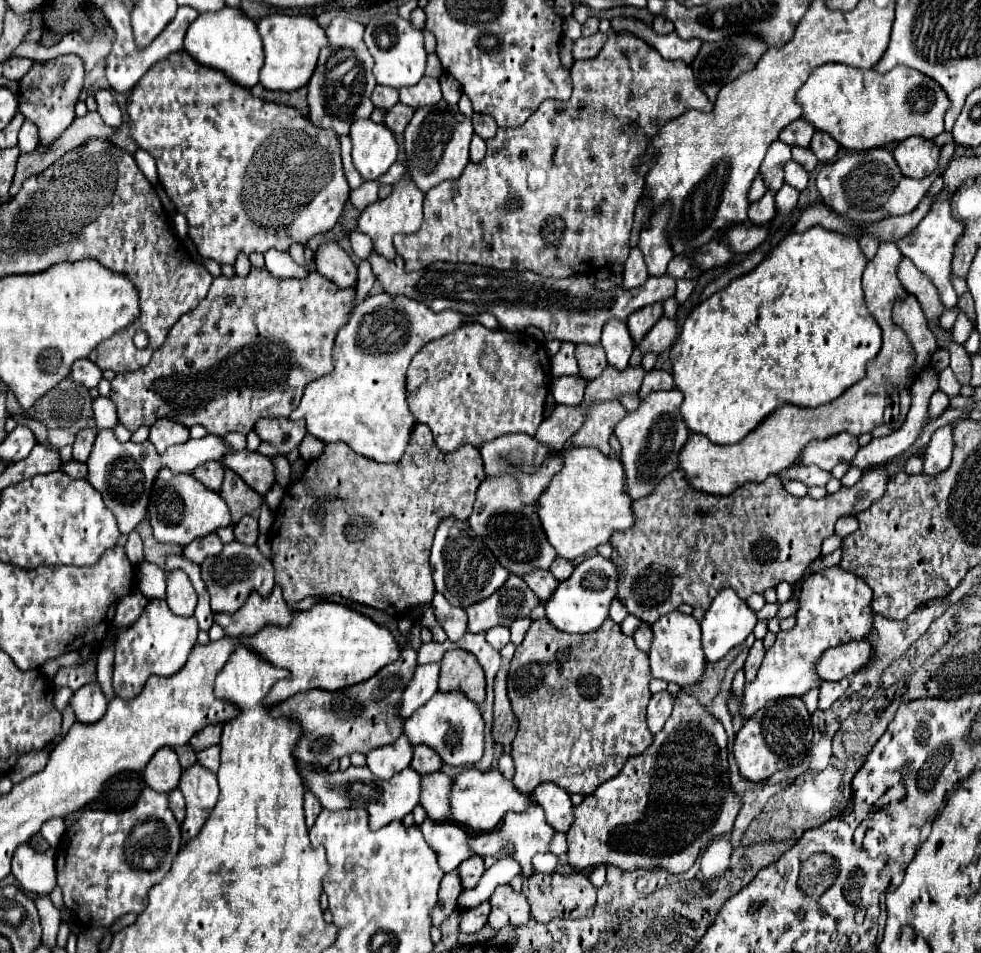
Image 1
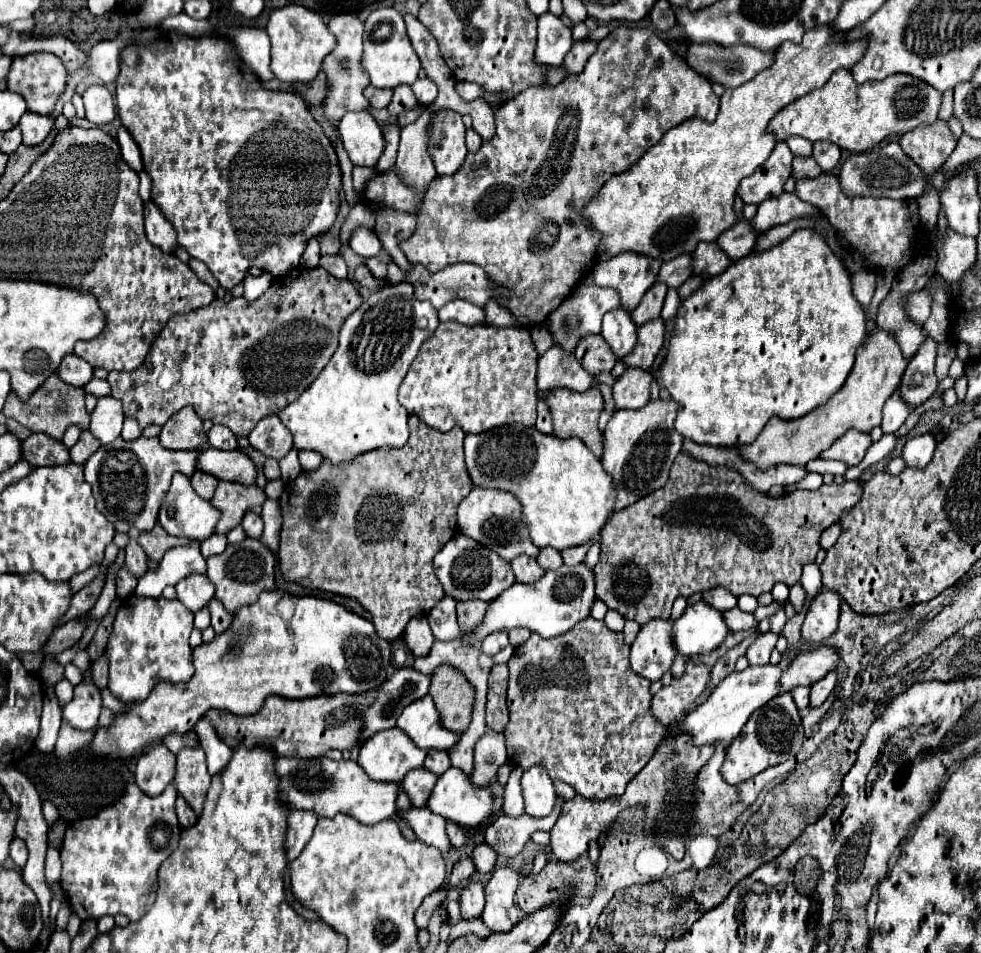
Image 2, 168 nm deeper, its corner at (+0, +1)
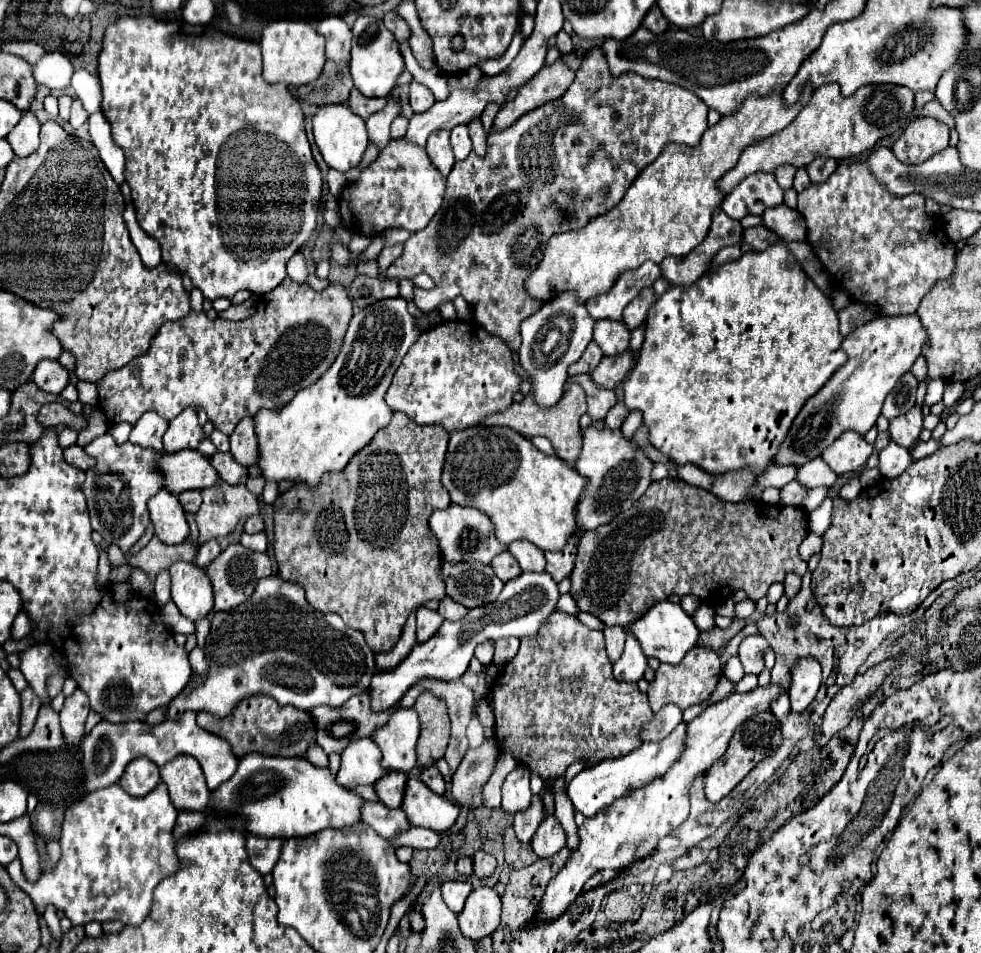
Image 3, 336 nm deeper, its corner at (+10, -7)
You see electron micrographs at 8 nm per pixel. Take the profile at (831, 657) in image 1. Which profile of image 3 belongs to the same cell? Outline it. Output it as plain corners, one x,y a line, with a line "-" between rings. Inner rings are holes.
774,684
764,688
758,686
746,694
734,694
722,702
708,706
700,716
688,722
684,750
680,752
680,758
674,762
674,766
670,766
670,770
664,776
646,782
644,786
640,786
640,790
632,790
628,798
620,798
616,806
608,806
608,810
600,810
600,814
584,820
584,824
578,828
580,844
576,850
572,850
568,862
556,874
556,878
550,880
548,890
538,908
538,920
548,922
552,918
558,918
582,892
584,882
596,872
602,870
626,872
630,866
650,856
656,850
658,842
688,818
690,812
688,790
694,778
698,774
704,774
724,754
728,740
732,738
740,722
744,722
754,714
766,712
770,708
768,704
776,700
782,692
784,688

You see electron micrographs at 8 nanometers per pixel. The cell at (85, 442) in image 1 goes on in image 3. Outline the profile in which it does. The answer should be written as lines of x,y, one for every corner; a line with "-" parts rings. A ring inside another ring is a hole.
70,446
64,450
64,460
80,470
90,470
94,466
94,458
88,458
88,454
84,452
84,448
80,446

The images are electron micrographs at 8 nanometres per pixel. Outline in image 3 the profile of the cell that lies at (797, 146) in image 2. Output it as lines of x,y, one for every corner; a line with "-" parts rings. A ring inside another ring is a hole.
780,166
780,168
774,172
774,178
776,178
776,182
778,182
778,186
780,186
782,190
790,190
790,188
792,188
794,174
796,174
796,168
792,168
792,166

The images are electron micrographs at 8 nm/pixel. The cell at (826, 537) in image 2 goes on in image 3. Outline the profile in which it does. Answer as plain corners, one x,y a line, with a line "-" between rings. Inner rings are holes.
808,534
808,538
804,538
804,542
800,544
800,558
804,558
804,562
808,562
812,554
820,552
820,548
822,548
822,536

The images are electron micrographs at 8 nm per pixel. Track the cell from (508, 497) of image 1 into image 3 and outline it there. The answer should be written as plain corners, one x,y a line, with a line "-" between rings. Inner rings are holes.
450,504
446,510
436,510
430,516
430,530
438,540
444,562
476,560
482,564
490,564
490,560
496,554
506,550
506,546
502,542
498,542
498,538
494,536
494,526
492,526
490,518
476,508
464,508
458,504

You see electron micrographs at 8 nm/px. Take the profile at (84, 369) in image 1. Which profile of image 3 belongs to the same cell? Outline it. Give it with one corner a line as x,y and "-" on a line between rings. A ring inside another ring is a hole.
42,360
32,374
32,382
44,392
60,394
68,384
68,372
60,366
58,360

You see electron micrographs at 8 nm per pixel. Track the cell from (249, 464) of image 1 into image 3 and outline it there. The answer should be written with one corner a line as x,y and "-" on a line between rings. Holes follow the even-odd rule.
180,450
176,454
162,454
158,458
158,468
164,474
164,490
180,494
186,490
202,490
214,486
220,476
212,468
210,460
196,450

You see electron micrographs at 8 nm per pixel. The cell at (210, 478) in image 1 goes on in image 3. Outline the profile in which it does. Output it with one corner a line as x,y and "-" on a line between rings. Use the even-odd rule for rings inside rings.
186,490
186,492
178,494
178,500
180,500
182,508
184,508
186,512
192,512
192,514
196,514
198,508
200,508
200,504
202,504
200,490

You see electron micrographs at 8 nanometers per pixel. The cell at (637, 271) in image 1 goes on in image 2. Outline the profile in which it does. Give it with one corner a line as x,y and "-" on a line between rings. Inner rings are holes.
584,278
584,286
572,294
568,300
564,300
554,312
550,312
548,320
552,324
552,338
558,346
562,346
564,350
574,350
578,340
586,334
598,334
600,332
600,322
602,316
612,310
612,308
620,308
620,298
618,298
618,290
614,288
598,288
592,278

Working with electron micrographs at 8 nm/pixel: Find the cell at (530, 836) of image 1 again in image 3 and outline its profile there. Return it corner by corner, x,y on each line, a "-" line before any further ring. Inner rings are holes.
408,828
406,832
396,834
396,838
392,838
392,844
396,848
400,846
410,846
412,850
432,850
440,844
440,836
434,830
426,830
426,828

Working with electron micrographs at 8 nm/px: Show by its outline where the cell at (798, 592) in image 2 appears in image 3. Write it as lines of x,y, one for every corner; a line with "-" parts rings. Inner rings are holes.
792,574
790,578
784,578
784,594
788,598
794,598
800,590
800,582
802,582
802,578
798,574

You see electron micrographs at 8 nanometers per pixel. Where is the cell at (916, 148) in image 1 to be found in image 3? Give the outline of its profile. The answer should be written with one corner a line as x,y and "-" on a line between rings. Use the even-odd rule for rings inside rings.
918,118
908,124
902,136
894,142
892,152
904,164
920,164
944,150
950,140
950,130
934,118

